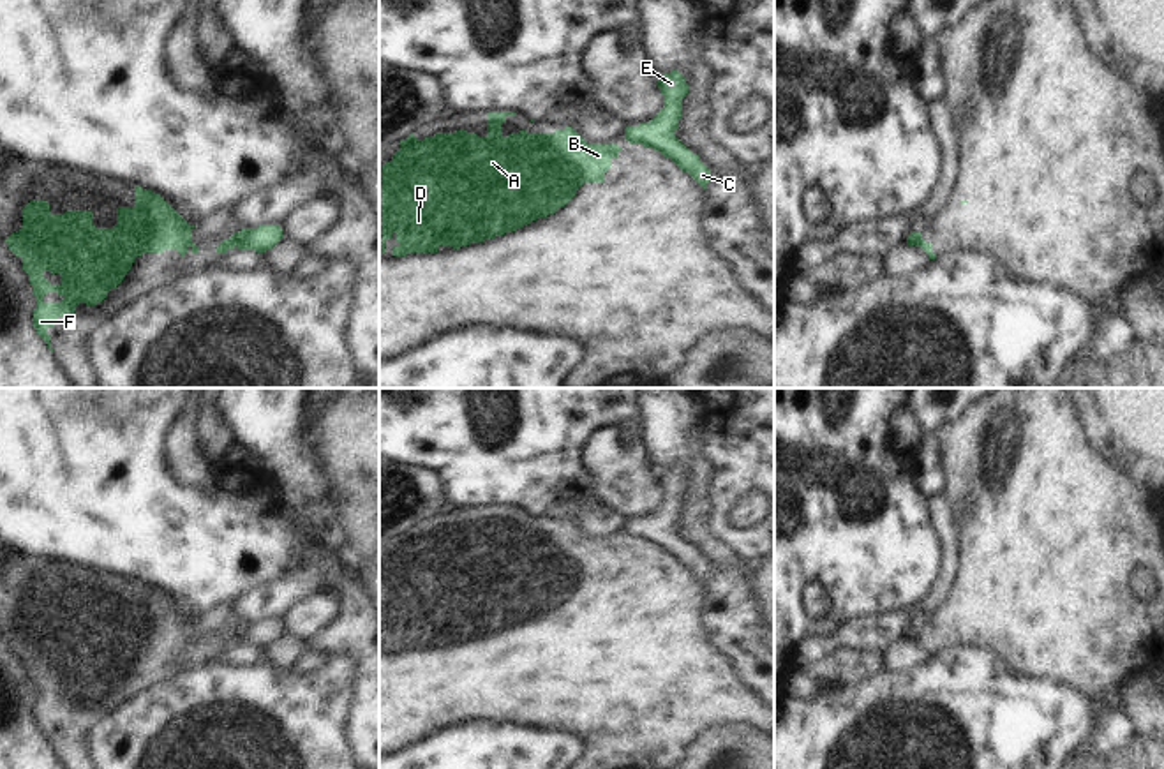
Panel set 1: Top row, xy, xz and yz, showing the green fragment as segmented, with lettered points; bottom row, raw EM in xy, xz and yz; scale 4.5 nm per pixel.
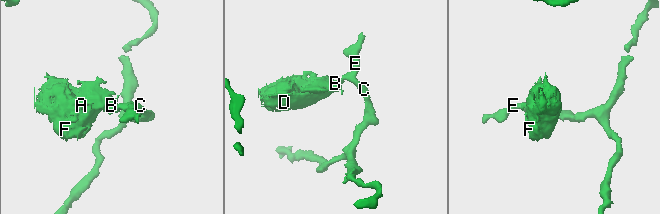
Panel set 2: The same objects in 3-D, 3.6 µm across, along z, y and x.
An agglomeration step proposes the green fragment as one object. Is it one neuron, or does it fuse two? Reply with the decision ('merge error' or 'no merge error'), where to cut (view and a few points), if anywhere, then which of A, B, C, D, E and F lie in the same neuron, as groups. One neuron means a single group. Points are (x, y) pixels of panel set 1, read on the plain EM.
merge error | xy (230, 632), (235, 641) | A B D F / C E

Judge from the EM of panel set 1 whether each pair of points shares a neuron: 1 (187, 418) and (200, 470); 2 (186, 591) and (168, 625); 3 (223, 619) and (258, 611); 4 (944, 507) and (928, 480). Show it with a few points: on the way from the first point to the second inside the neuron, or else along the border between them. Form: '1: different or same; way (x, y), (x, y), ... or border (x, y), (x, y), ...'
1: same; way (187, 431), (187, 457)
2: different; border (143, 584), (157, 588), (193, 621)
3: different; border (231, 604), (231, 612), (244, 623)
4: different; border (944, 492), (930, 500)

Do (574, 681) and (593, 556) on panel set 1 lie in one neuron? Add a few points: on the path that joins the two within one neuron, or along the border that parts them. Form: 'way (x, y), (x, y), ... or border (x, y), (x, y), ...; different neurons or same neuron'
way (586, 649), (586, 588); same neuron

